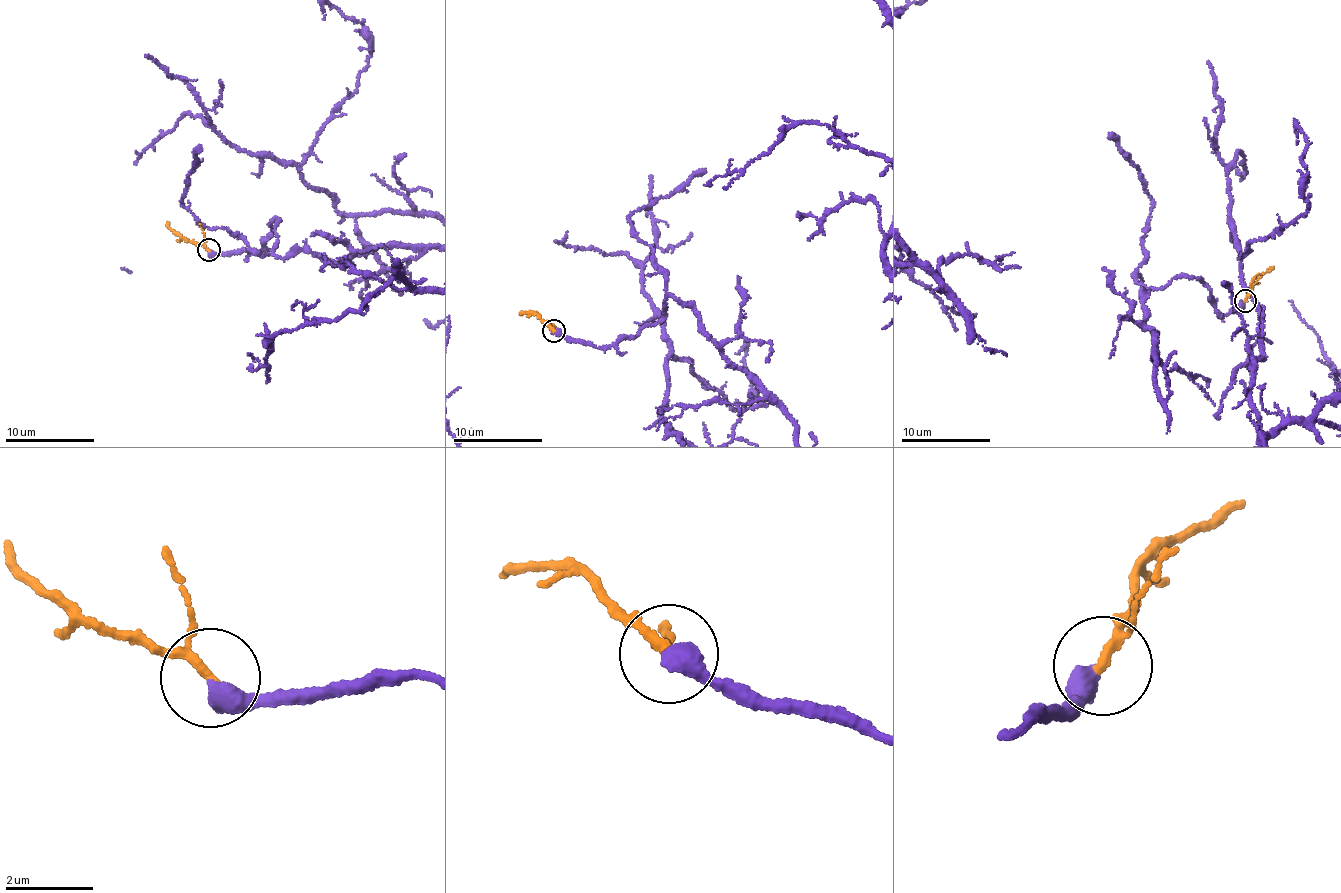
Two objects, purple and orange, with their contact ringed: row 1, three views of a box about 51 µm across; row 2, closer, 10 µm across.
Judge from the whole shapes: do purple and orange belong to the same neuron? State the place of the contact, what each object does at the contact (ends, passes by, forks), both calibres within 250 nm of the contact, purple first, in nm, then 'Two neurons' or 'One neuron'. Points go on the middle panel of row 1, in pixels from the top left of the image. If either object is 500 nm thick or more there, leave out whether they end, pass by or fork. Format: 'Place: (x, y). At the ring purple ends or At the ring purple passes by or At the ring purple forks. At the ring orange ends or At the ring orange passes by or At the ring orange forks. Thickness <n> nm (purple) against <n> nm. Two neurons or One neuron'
Place: (553, 330). At the ring purple ends. At the ring orange passes by. Thickness 440 nm (purple) against 160 nm. One neuron

